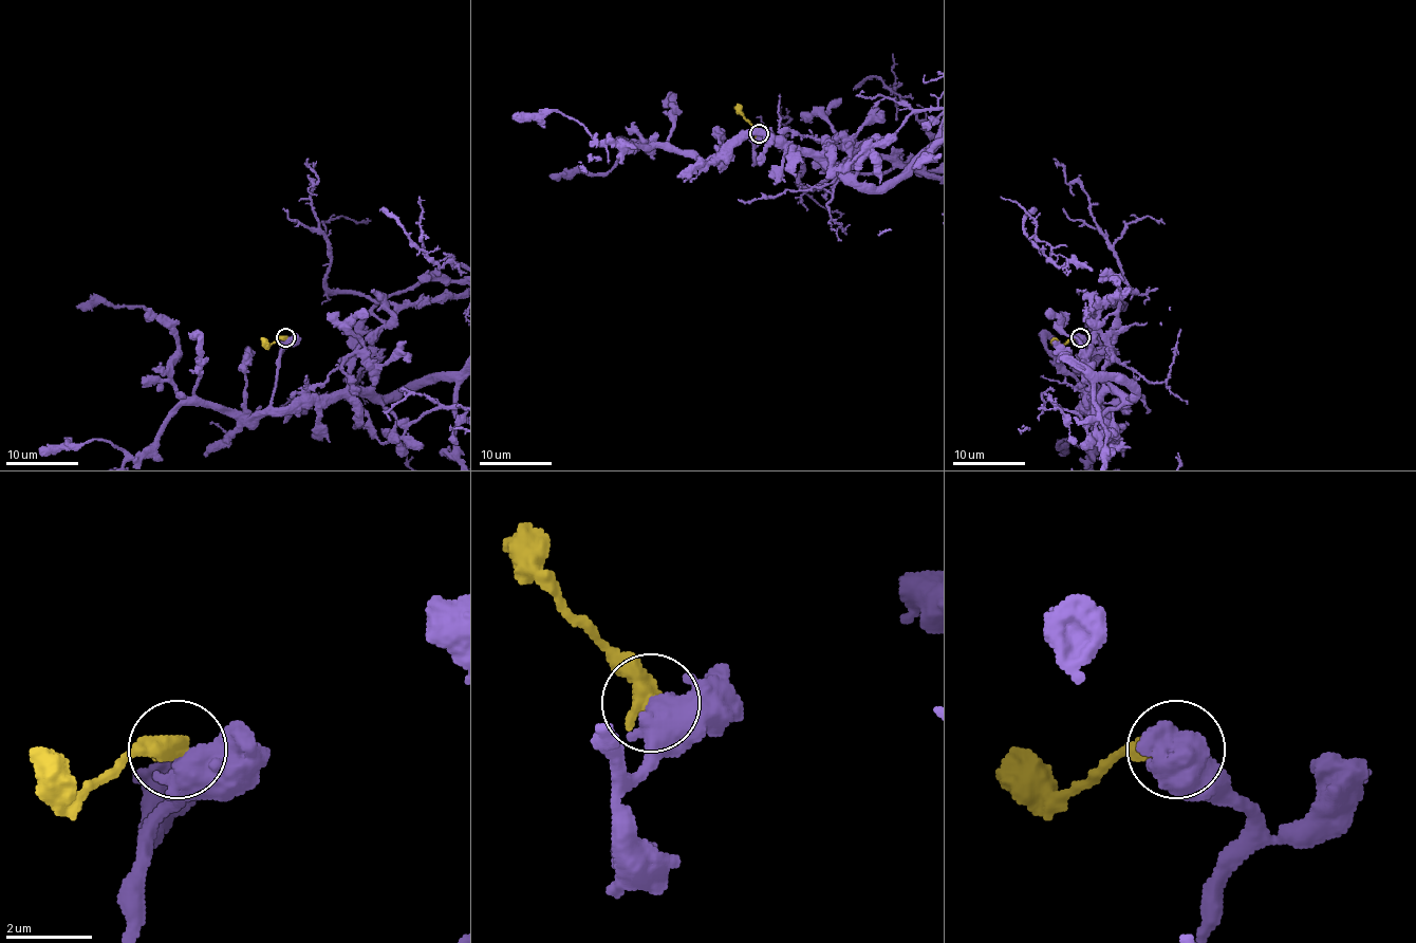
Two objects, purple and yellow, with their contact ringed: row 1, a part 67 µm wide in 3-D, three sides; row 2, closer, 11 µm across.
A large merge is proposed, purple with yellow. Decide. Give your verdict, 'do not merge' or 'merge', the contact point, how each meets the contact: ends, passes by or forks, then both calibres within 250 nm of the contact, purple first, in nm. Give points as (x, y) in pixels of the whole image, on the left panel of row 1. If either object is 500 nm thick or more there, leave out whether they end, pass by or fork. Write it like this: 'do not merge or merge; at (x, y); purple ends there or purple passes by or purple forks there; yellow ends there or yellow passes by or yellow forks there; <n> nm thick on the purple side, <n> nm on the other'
do not merge; at (285, 337); 700 nm thick on the purple side, 550 nm on the other

